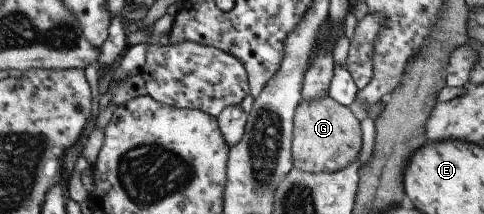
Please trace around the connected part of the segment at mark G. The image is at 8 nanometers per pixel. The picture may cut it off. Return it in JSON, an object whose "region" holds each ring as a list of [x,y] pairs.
{"region":[[[329,96],[300,101],[293,112],[291,162],[300,172],[333,173],[358,158],[361,137],[360,119],[353,108],[340,106]]]}

